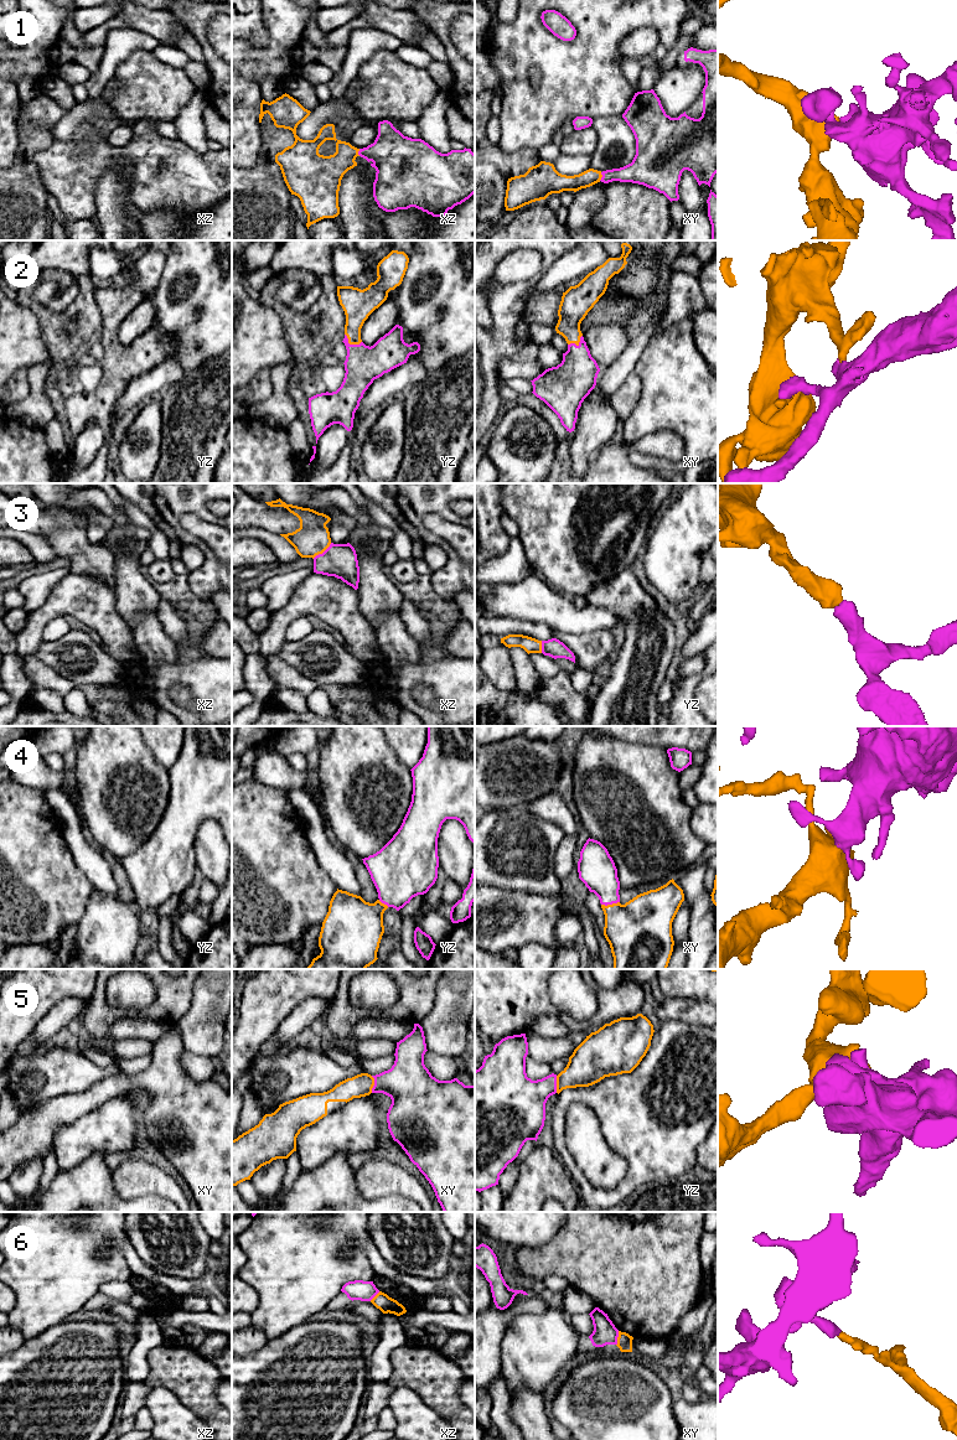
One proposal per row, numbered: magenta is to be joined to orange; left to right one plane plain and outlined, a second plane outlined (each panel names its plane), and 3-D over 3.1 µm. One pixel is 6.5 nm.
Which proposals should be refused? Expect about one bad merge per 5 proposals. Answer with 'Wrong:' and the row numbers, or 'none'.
Wrong: 6

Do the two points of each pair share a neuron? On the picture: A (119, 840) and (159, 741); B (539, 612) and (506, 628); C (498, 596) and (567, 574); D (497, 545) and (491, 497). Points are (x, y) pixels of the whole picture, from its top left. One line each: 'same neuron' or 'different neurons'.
A: different neurons
B: different neurons
C: different neurons
D: same neuron

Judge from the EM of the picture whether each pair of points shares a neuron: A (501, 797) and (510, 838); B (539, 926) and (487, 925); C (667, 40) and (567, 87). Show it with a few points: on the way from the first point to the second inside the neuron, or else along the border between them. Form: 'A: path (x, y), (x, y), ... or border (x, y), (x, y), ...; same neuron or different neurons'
A: border (523, 804), (487, 809); different neurons
B: path (527, 925), (500, 925); same neuron
C: path (646, 20), (630, 20), (591, 60); same neuron

